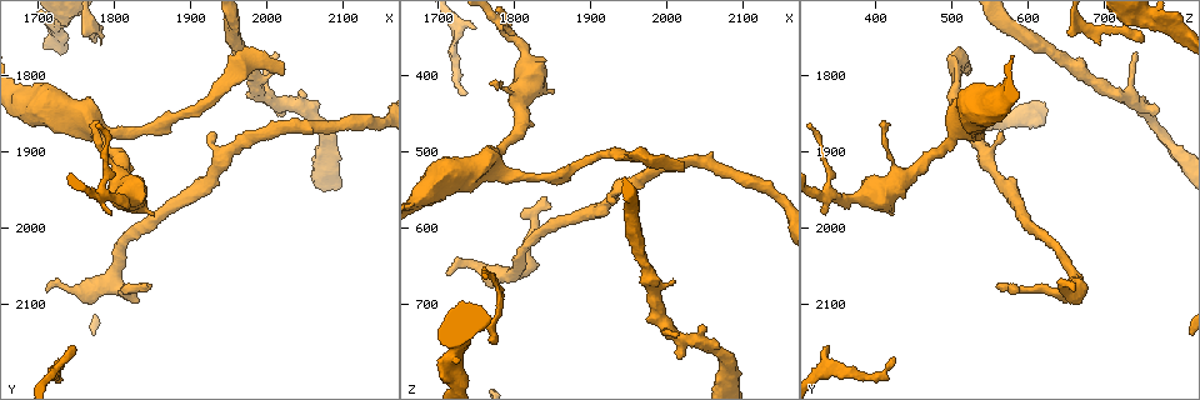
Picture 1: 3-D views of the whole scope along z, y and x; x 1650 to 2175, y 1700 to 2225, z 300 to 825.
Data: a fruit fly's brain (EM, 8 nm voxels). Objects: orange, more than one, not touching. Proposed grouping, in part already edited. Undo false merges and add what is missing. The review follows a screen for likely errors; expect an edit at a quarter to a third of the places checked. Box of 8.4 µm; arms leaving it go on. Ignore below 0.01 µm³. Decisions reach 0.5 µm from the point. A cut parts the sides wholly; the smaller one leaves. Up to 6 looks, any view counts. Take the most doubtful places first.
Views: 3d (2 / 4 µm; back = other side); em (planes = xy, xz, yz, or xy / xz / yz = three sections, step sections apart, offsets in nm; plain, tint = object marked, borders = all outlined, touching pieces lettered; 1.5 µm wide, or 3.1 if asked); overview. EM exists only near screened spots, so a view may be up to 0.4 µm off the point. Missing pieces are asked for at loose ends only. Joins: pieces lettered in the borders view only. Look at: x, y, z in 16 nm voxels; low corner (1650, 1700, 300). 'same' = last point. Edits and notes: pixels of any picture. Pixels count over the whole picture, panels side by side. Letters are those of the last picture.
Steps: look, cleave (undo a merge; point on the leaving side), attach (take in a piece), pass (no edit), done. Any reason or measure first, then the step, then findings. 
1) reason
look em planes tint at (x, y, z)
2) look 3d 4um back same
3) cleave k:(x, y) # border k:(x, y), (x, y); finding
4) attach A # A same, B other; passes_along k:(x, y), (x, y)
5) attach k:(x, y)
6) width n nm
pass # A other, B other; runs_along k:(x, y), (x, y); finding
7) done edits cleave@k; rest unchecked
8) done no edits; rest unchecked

an open end
look 3d 2um at (1850, 2075, 570)

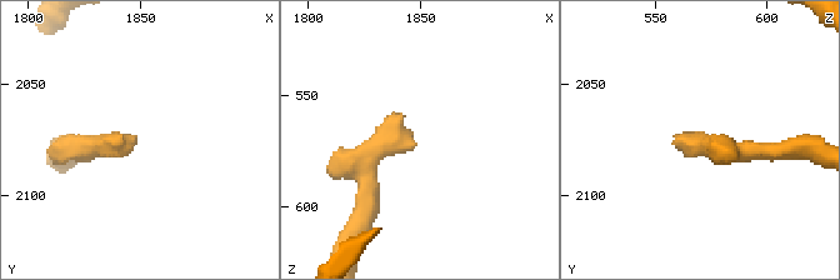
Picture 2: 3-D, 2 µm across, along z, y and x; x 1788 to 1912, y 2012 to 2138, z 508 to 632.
need the tissue
look em yz step 8 borders at (1849, 2074, 571)

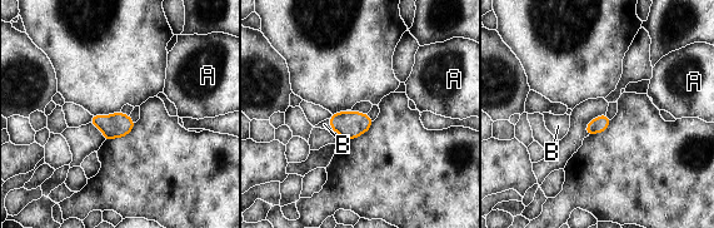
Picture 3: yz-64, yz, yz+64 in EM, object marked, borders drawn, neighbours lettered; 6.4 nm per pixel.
another direction
look em planes borders same

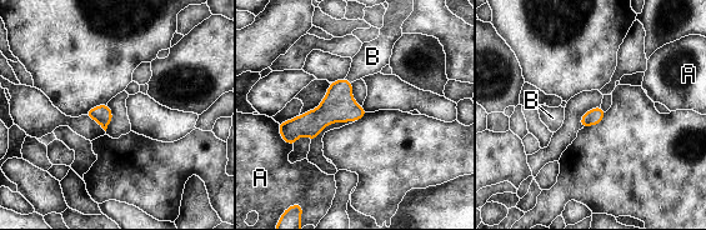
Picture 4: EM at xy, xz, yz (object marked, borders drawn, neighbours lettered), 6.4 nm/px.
width 110 nm
attach B # A other, B same; passes_along 4:(338, 105), (349, 80), (372, 56); it goes on there

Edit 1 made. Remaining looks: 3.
look overview

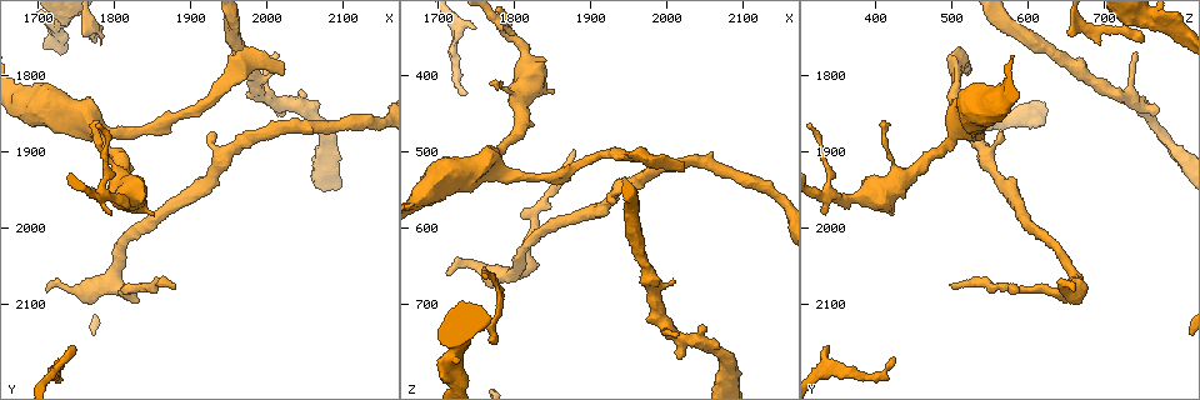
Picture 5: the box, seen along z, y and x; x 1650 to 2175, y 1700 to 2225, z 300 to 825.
tapers out
look 3d 2um at (2015, 1775, 745)

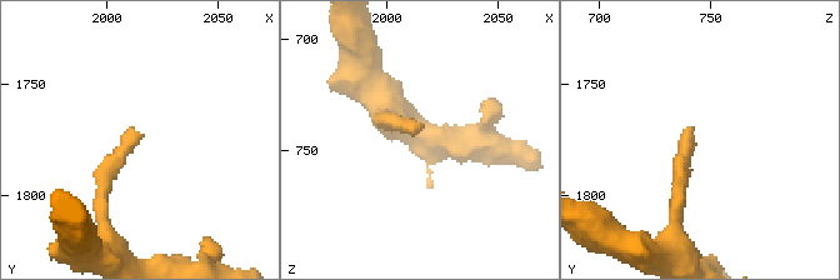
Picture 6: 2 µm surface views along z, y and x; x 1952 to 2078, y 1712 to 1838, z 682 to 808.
look em planes borders at (2014, 1772, 742)

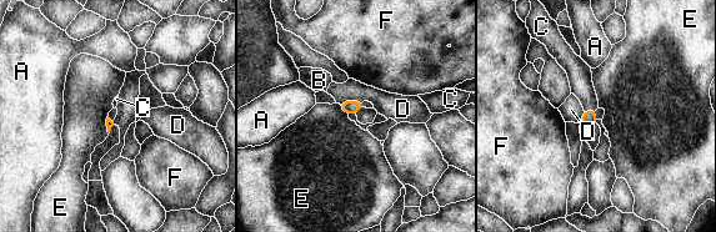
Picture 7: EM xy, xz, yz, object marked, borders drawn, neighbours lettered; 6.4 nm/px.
attach C # A other, B other, C same, D other, E other, F other; passes_along 7:(589, 120), (589, 110), (579, 72); it goes on there

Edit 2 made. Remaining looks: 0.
done edits attach@4, attach@7; rest unchecked

